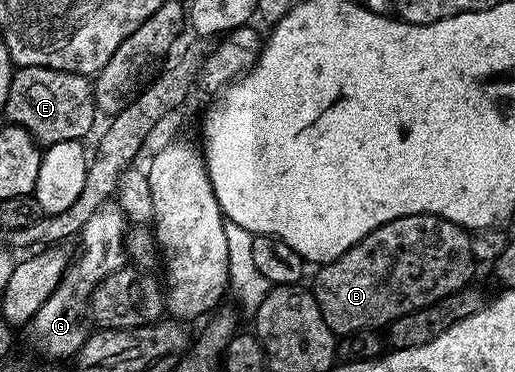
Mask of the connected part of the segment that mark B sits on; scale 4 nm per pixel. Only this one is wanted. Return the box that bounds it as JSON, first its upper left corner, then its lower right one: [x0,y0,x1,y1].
[313,212,477,337]

